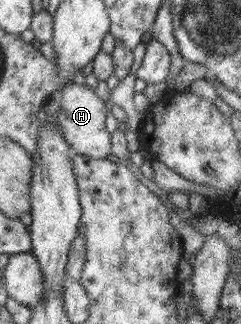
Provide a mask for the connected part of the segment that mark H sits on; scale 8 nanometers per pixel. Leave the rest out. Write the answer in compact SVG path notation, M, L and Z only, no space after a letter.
M70 82L61 92L60 110L57 111L58 131L72 152L92 159L104 159L112 155L111 135L104 123L109 113L109 104L99 98L85 83L80 85Z

